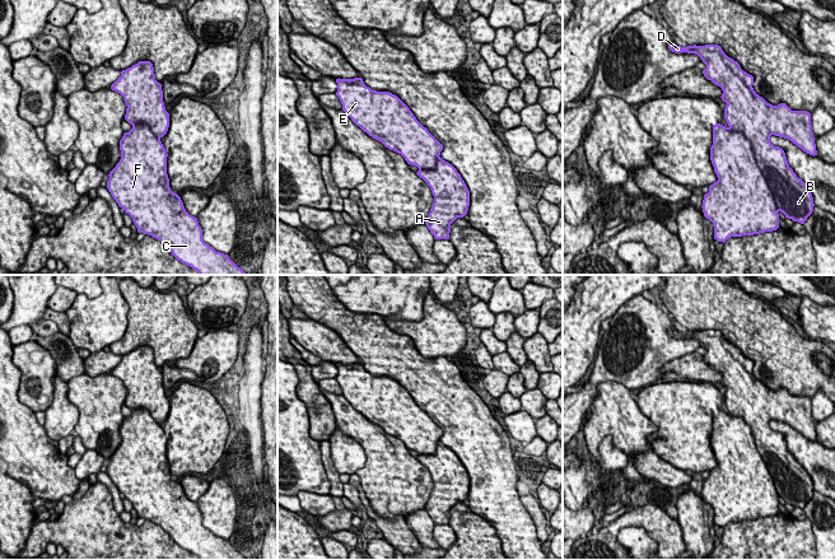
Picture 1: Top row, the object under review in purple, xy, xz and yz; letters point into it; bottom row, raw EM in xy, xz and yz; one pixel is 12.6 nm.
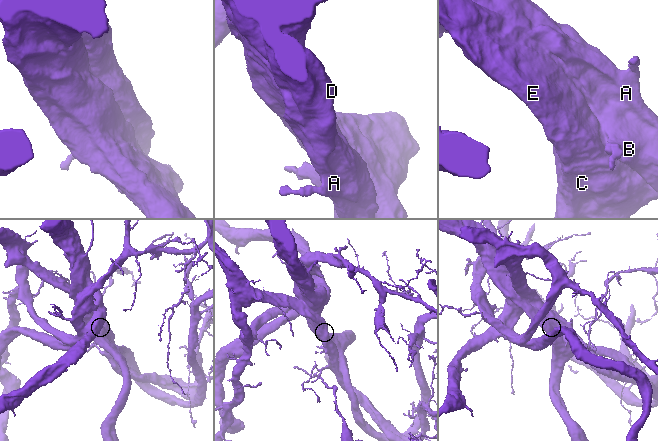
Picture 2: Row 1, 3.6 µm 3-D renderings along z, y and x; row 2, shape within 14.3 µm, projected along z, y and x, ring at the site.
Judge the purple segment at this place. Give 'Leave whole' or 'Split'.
Split

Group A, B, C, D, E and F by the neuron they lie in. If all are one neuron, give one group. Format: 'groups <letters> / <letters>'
groups A B D / C E F

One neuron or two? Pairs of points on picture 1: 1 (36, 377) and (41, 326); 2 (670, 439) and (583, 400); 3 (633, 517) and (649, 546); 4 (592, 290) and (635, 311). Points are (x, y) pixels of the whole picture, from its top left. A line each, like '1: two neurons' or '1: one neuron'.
1: two neurons
2: two neurons
3: two neurons
4: two neurons

